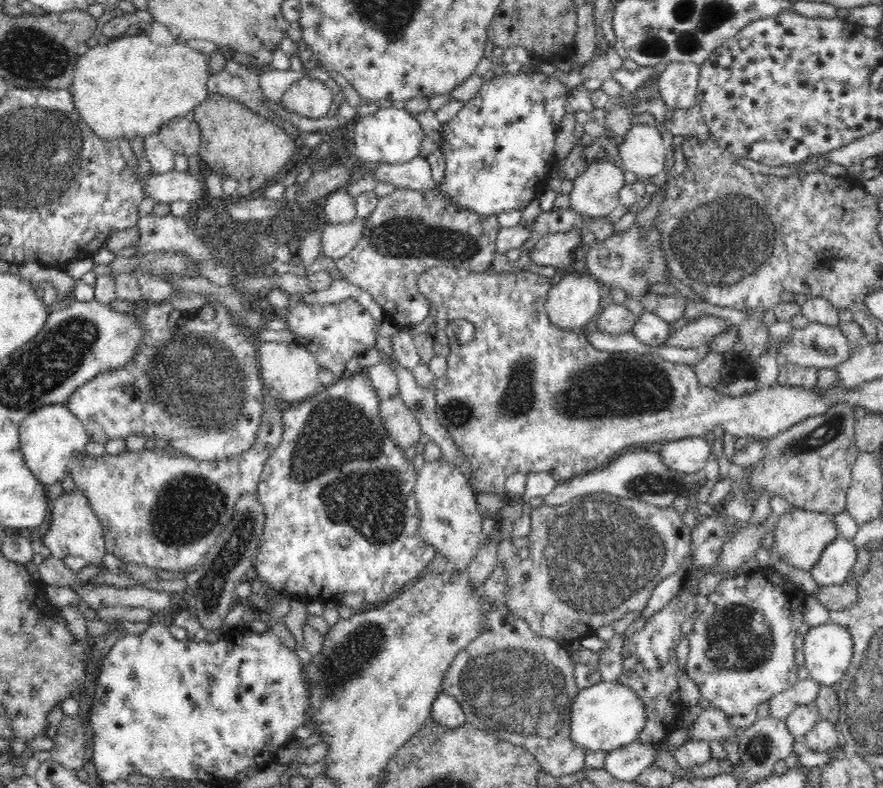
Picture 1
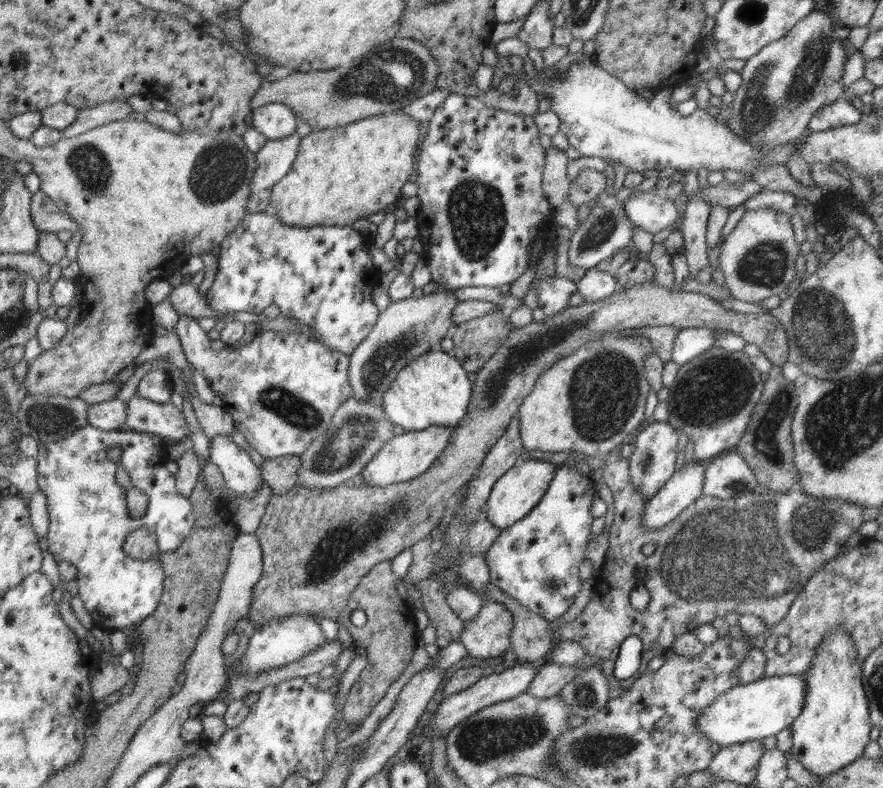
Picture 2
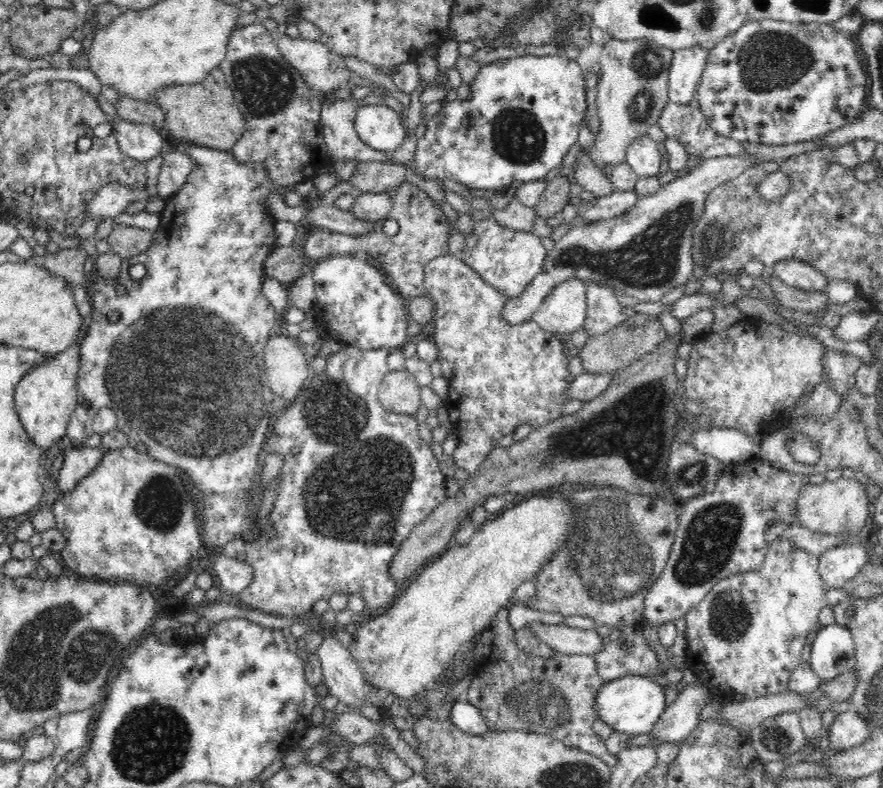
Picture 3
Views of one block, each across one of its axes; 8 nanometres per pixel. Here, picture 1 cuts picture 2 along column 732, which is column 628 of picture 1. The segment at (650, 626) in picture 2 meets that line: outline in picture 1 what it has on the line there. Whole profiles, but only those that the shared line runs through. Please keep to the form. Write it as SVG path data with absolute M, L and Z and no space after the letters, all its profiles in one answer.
M585 494L572 498L571 501L559 506L540 505L532 509L530 516L531 530L527 535L530 552L528 558L522 559L518 557L518 549L516 549L511 540L502 540L499 545L499 563L503 565L505 574L508 574L509 577L509 594L507 595L506 605L508 605L509 612L514 617L524 620L536 635L554 639L562 647L580 641L581 638L594 636L600 627L611 625L615 621L622 619L629 612L642 611L648 604L656 586L665 578L680 570L680 566L686 560L692 545L691 530L693 527L686 526L684 521L682 521L682 514L673 506L654 506L649 505L648 502L622 498L613 494Z

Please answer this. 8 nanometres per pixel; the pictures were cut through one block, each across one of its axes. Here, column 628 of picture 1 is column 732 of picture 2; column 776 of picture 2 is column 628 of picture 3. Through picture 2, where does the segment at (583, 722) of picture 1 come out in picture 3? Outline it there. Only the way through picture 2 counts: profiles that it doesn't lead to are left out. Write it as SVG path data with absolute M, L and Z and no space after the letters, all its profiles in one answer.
M632 675L604 684L596 698L596 713L598 717L610 725L613 731L625 732L630 736L650 733L660 715L665 711L666 698L658 682L647 676Z

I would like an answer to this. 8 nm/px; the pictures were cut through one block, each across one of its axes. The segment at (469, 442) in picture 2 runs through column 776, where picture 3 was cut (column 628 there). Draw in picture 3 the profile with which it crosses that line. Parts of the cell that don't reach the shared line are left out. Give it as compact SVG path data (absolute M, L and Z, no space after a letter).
M636 313L626 322L618 324L614 330L589 337L584 348L579 353L585 372L621 372L630 364L647 356L650 352L658 349L658 345L665 341L668 335L657 315Z

